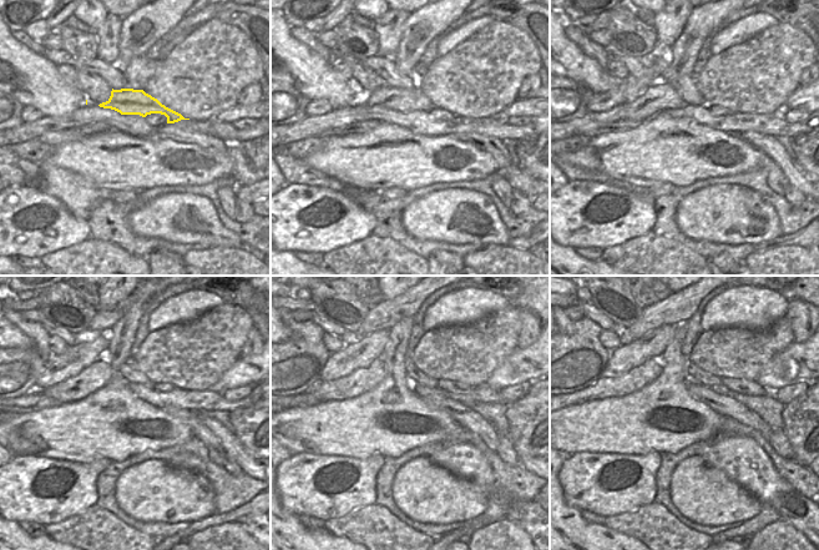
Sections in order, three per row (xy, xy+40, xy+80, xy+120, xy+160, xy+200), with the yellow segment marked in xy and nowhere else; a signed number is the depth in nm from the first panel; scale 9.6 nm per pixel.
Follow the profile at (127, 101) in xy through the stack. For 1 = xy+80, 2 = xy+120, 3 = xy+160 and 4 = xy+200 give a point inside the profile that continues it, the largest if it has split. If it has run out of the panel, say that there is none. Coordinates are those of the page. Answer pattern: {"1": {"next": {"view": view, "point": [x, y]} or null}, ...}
{"1": {"next": {"view": "xy+80", "point": [661, 96]}}, "2": {"next": {"view": "xy+120", "point": [97, 374]}}, "3": {"next": {"view": "xy+160", "point": [363, 379]}}, "4": {"next": {"view": "xy+200", "point": [637, 378]}}}

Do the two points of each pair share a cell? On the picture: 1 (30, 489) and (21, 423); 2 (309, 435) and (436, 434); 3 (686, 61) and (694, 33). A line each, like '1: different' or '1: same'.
1: different
2: same
3: same

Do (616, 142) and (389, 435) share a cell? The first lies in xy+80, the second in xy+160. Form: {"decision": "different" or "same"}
{"decision": "same"}

